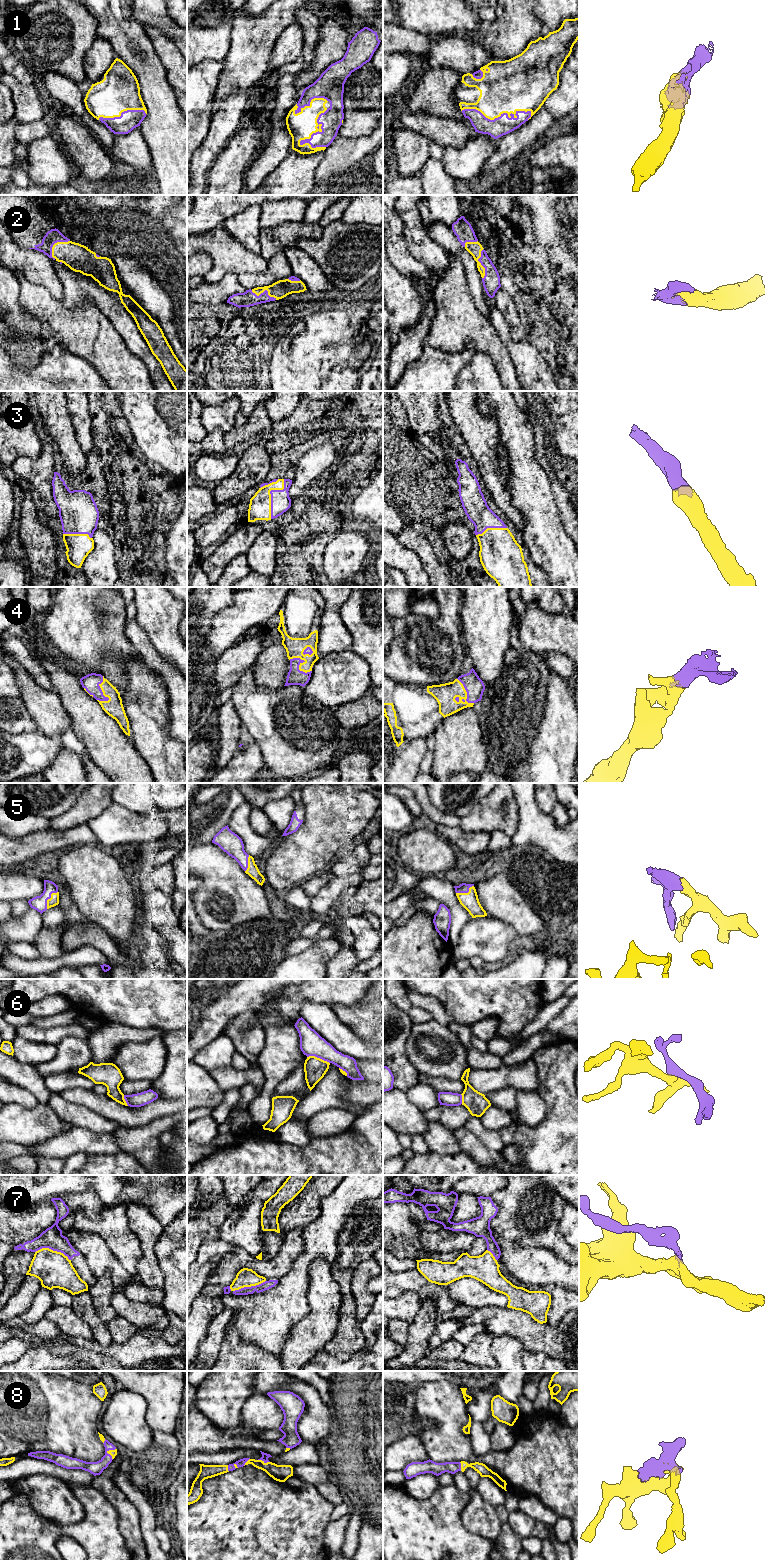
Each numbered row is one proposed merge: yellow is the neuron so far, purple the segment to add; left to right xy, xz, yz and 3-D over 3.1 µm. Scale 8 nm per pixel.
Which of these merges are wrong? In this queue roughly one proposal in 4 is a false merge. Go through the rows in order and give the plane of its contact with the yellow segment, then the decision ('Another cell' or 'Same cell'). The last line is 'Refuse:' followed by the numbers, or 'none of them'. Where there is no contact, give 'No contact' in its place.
1: Touches yellow in yz. Same cell
2: Touches yellow in xy. Same cell
3: Touches yellow in xz. Same cell
4: Touches yellow in xz. Same cell
5: Touches yellow in xy. Same cell
6: Touches yellow in xz. Same cell
7: Touches yellow in xy. Another cell
8: Touches yellow in xz. Same cell
Refuse: 7

